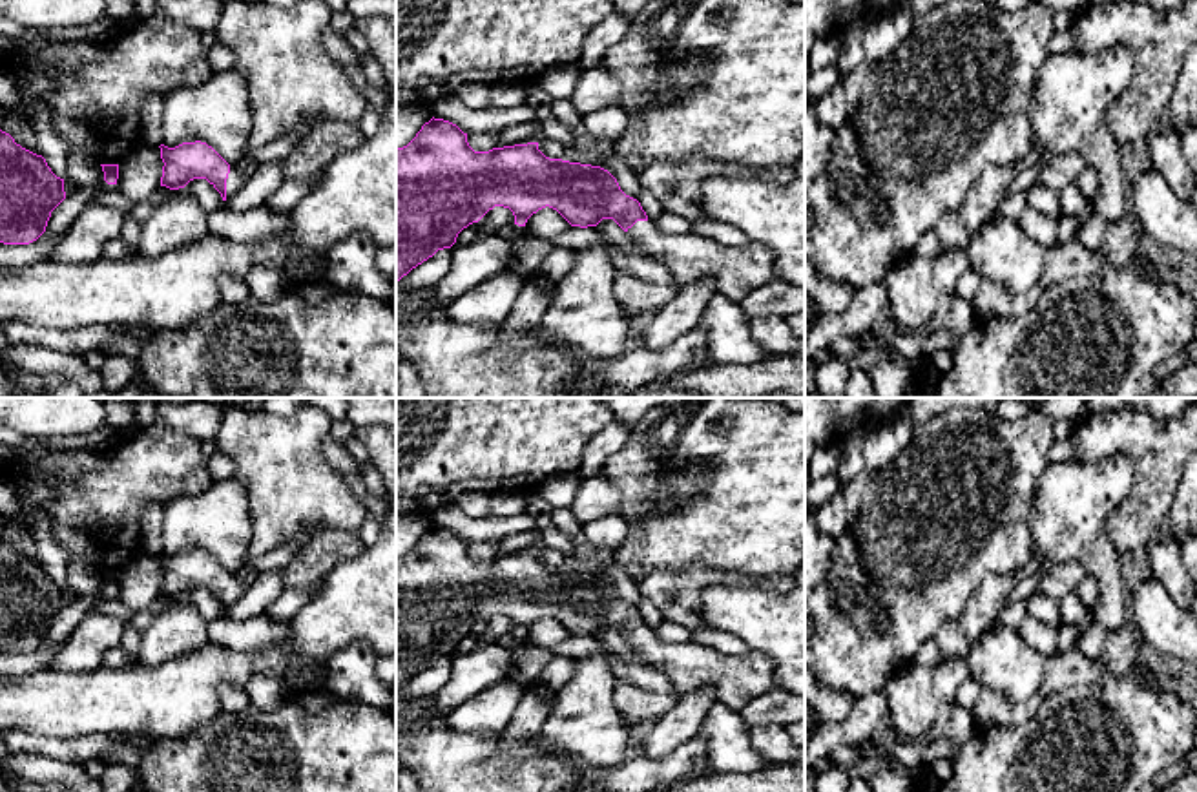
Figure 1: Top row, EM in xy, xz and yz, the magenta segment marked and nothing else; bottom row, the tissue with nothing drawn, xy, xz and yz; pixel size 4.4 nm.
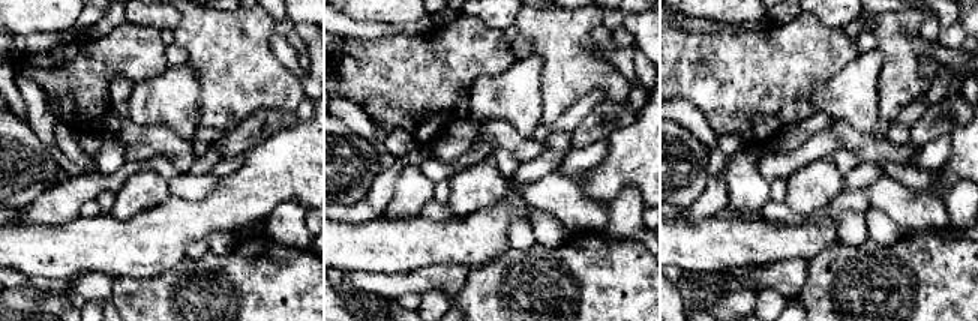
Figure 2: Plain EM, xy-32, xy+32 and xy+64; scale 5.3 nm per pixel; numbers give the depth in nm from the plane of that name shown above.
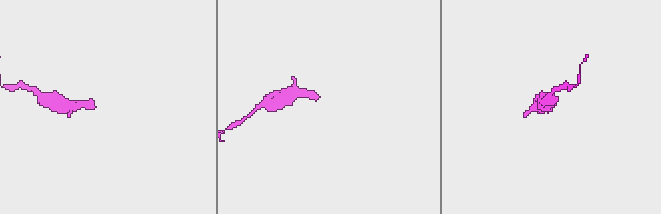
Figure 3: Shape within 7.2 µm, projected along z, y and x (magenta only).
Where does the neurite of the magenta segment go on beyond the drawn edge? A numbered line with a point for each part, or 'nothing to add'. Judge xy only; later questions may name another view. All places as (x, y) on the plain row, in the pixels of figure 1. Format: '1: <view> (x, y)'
1: xy (236, 586)

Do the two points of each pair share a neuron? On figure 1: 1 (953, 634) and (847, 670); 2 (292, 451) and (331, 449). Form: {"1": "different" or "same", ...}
{"1": "different", "2": "different"}

